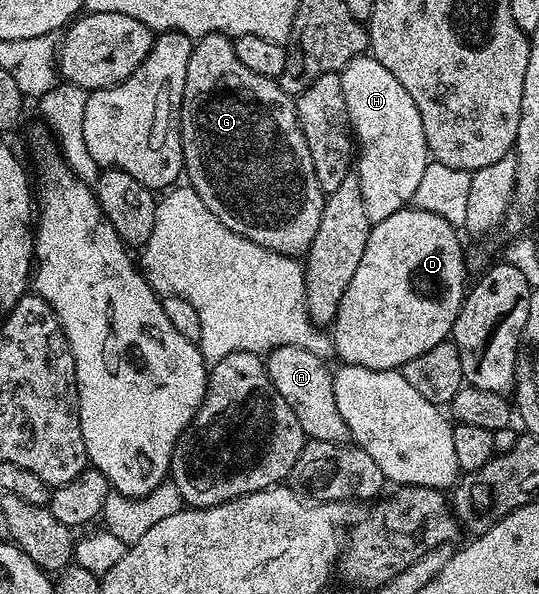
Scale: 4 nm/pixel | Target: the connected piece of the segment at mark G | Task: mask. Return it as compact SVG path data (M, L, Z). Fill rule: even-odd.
M213 32L213 33L212 33L212 34L208 34L208 35L207 35L207 36L203 36L203 37L201 37L201 39L199 39L199 40L198 40L198 41L197 41L197 43L195 43L195 46L194 46L194 49L193 49L193 50L192 50L192 58L188 58L188 66L187 66L187 67L186 67L186 77L185 77L185 78L184 78L184 94L183 94L183 95L182 95L182 113L181 113L181 114L180 114L180 122L181 122L181 123L182 123L182 162L183 162L183 165L184 165L184 176L185 176L185 179L187 179L187 178L188 178L188 179L190 179L190 180L187 180L187 181L188 181L188 184L189 184L189 187L191 187L191 188L194 188L194 189L195 189L195 190L196 190L196 194L200 194L200 198L201 198L201 199L202 199L202 201L203 201L203 202L204 202L204 206L208 206L208 210L212 210L212 214L216 214L216 218L220 218L220 222L224 222L224 226L228 226L228 230L232 230L232 231L233 231L233 232L235 232L235 233L236 233L236 234L240 234L240 235L241 235L241 236L243 236L243 237L244 237L244 238L248 238L248 239L249 239L249 240L251 240L251 241L252 241L252 242L256 242L256 243L257 243L257 244L259 244L259 245L260 245L260 246L264 246L264 247L265 247L265 248L267 248L267 249L268 249L268 250L272 250L272 251L273 251L273 252L279 252L279 253L280 253L280 254L281 254L281 256L292 256L292 257L295 257L295 258L298 258L298 257L301 257L301 256L302 256L302 255L303 255L303 254L305 254L305 253L307 253L307 252L309 252L309 251L310 251L310 244L311 244L311 243L312 243L312 241L314 241L314 239L315 239L315 238L316 238L316 230L320 230L320 214L321 214L321 213L322 213L322 211L323 211L323 210L324 210L324 202L325 202L325 201L326 201L326 196L325 196L325 195L324 195L324 193L323 193L323 191L322 191L322 188L321 188L321 182L320 182L320 181L318 181L318 180L317 180L317 178L316 178L316 170L315 170L315 169L314 169L314 168L313 168L313 156L312 156L312 154L311 154L311 153L310 153L310 152L309 152L309 144L308 144L308 142L306 142L306 141L305 141L305 138L304 138L304 134L303 134L303 133L302 133L302 132L301 132L301 127L300 127L300 126L299 126L299 124L298 124L298 106L297 106L297 103L296 103L296 100L295 100L295 97L292 97L292 96L290 96L290 95L289 95L289 94L287 94L287 92L285 92L285 91L284 91L284 89L282 89L282 88L281 88L281 86L279 86L279 85L278 85L278 82L277 82L277 80L273 80L273 79L272 79L272 78L268 78L268 77L267 77L267 76L265 76L265 75L264 75L264 74L256 74L256 73L255 73L255 72L253 72L253 70L248 70L248 66L244 66L244 62L240 62L240 58L239 58L239 57L238 57L238 55L237 55L237 54L236 54L236 50L235 50L235 49L234 49L234 40L233 40L233 39L231 39L231 37L229 37L229 36L227 36L227 35L225 35L225 34L223 34L223 33L221 33L221 32ZM206 152L270 152L270 156L266 156L266 160L274 160L274 164L270 164L270 180L266 180L266 184L258 184L258 182L259 182L259 179L258 179L258 178L257 178L257 176L256 176L256 175L255 175L255 174L254 174L254 175L251 175L251 173L250 173L250 172L249 172L249 174L248 174L248 173L246 173L246 172L242 172L242 171L244 171L244 170L247 170L247 168L248 168L248 164L247 164L247 163L246 163L246 162L244 162L244 161L228 161L228 162L226 162L226 163L225 163L225 165L223 165L223 166L222 166L222 167L220 167L220 168L214 168L214 172L220 172L220 173L221 173L221 174L222 174L222 175L220 175L220 176L214 176L214 184L206 184Z

